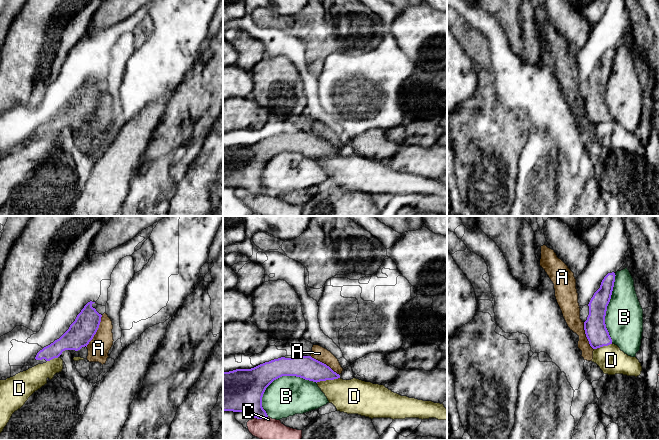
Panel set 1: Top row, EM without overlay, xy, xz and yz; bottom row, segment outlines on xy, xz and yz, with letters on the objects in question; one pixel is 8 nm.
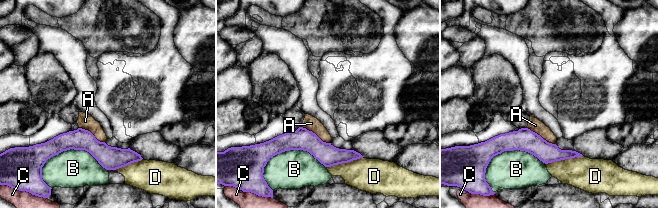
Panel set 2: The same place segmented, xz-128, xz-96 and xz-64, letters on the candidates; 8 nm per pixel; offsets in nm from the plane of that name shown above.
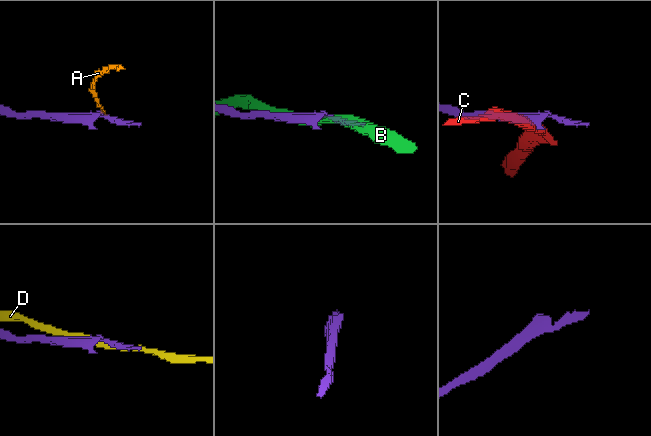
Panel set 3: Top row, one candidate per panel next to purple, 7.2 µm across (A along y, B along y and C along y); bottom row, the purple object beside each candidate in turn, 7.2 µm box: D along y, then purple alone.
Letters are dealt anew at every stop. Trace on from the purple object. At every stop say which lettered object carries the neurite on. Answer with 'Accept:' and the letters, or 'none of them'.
Accept: none of them

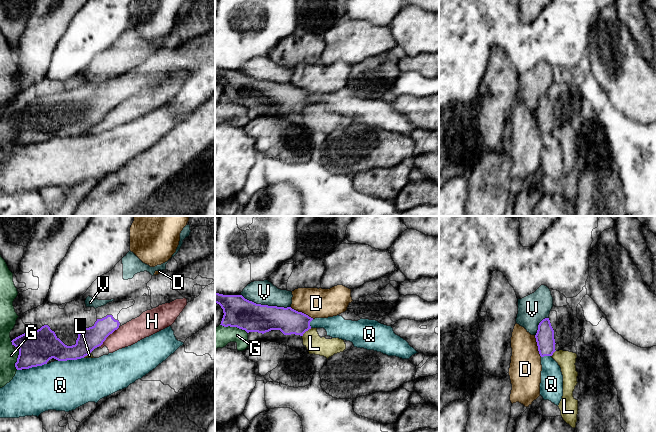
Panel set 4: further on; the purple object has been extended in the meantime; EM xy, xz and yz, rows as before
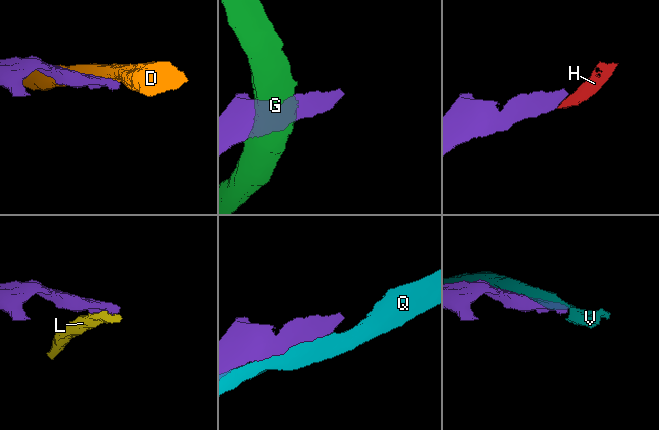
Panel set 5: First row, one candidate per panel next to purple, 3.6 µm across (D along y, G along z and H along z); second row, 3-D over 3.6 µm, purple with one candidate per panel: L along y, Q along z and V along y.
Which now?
Accept: none of them

